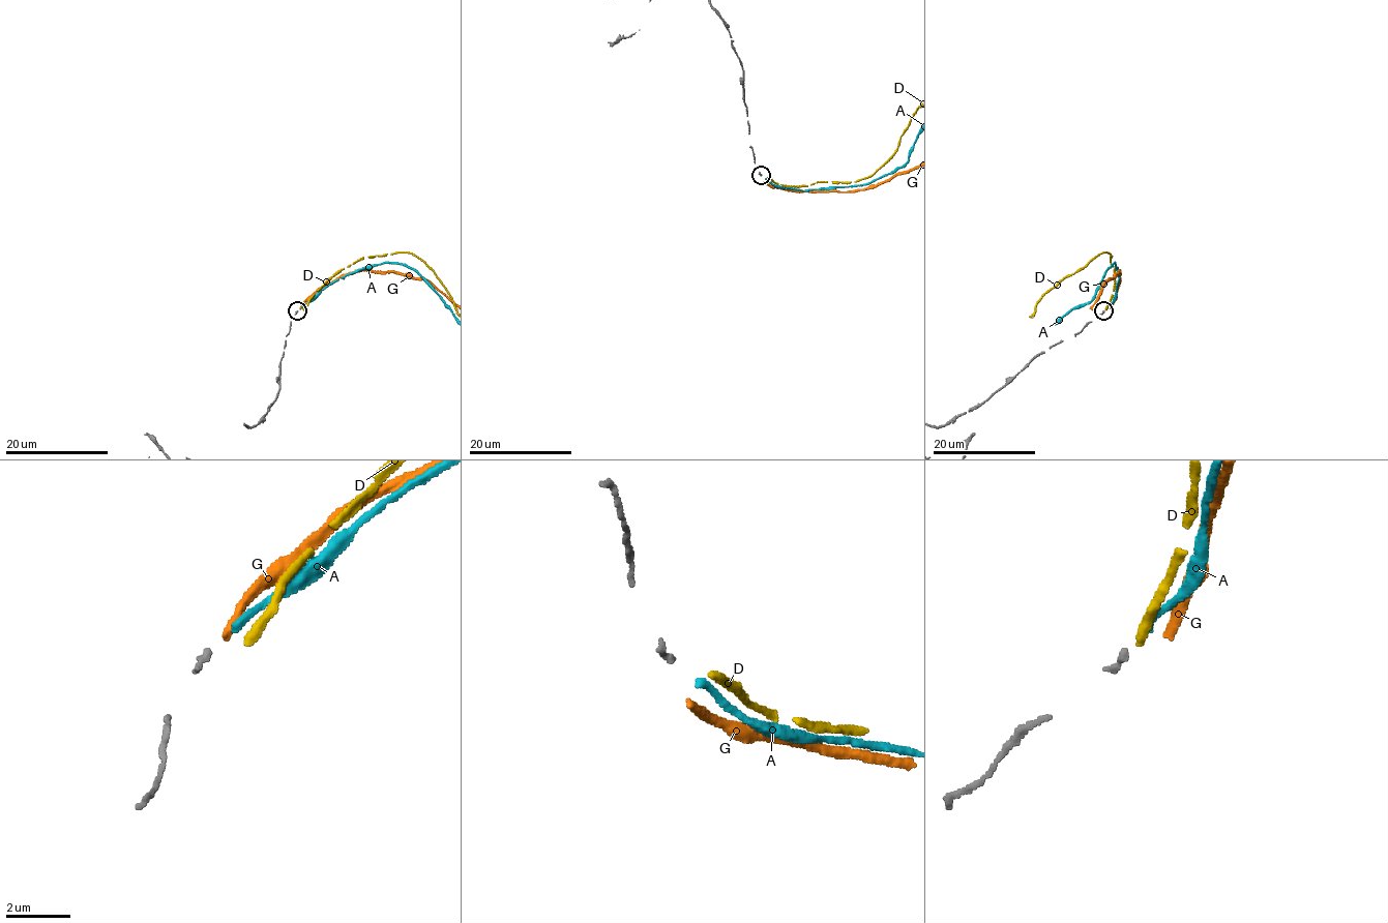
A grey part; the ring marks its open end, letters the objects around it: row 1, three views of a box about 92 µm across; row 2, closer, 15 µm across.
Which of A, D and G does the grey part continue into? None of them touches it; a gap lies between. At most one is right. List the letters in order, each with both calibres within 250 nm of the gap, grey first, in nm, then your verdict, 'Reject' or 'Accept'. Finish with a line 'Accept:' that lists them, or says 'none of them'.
A: Thickness 200 nm (grey) against 240 nm. Reject
D: Thickness 200 nm (grey) against 300 nm. Reject
G: Thickness 200 nm (grey) against 240 nm. Reject
Accept: none of them

